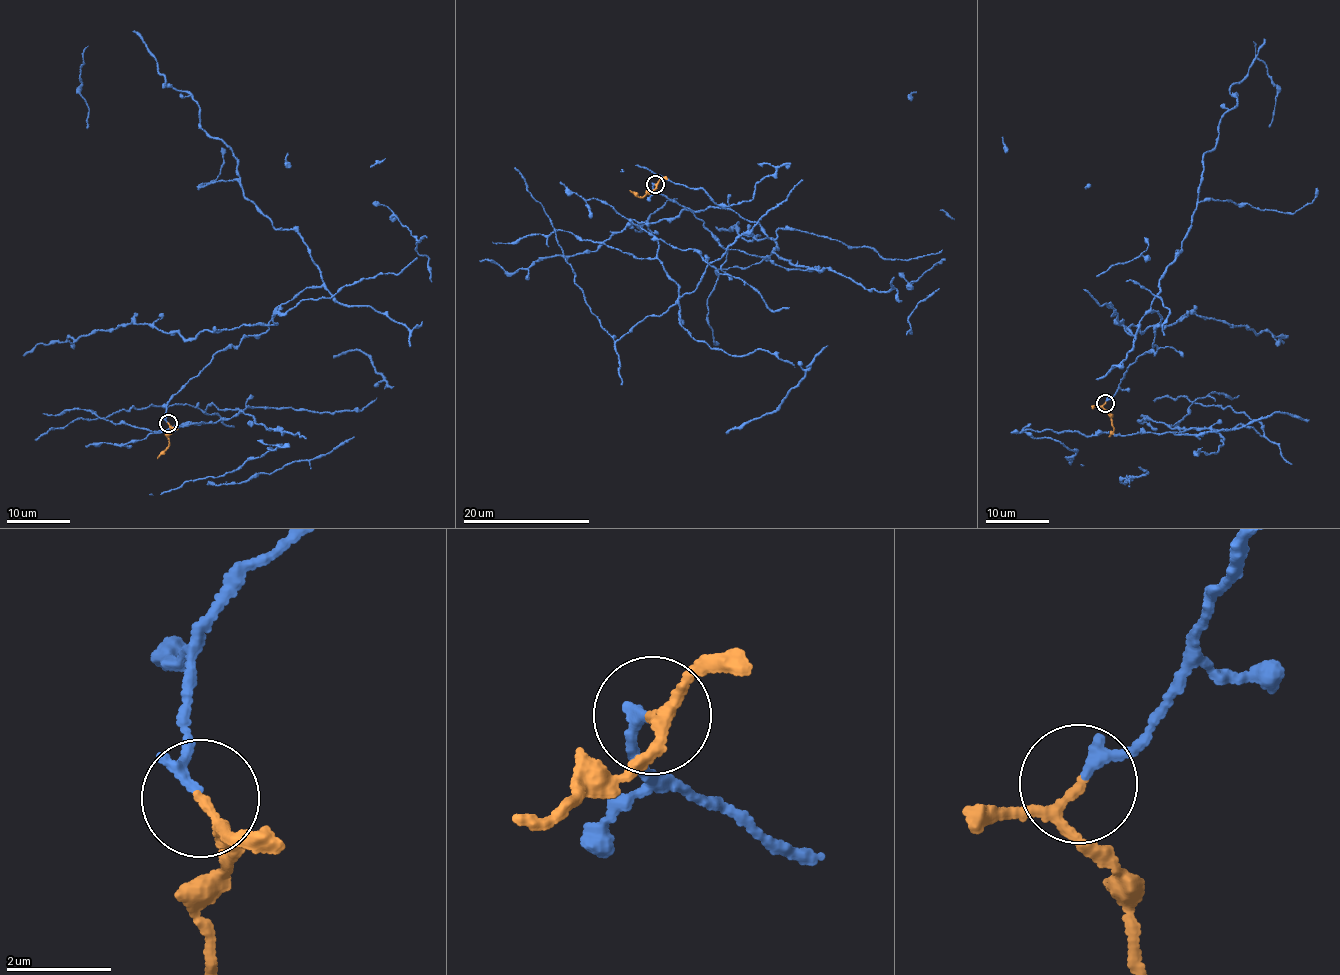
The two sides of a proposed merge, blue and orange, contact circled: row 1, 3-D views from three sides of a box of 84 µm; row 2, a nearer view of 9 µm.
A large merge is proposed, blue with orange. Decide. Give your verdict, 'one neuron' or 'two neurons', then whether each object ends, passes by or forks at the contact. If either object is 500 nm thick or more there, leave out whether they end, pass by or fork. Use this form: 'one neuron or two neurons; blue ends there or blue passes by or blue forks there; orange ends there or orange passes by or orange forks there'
one neuron; blue ends there; orange passes by

